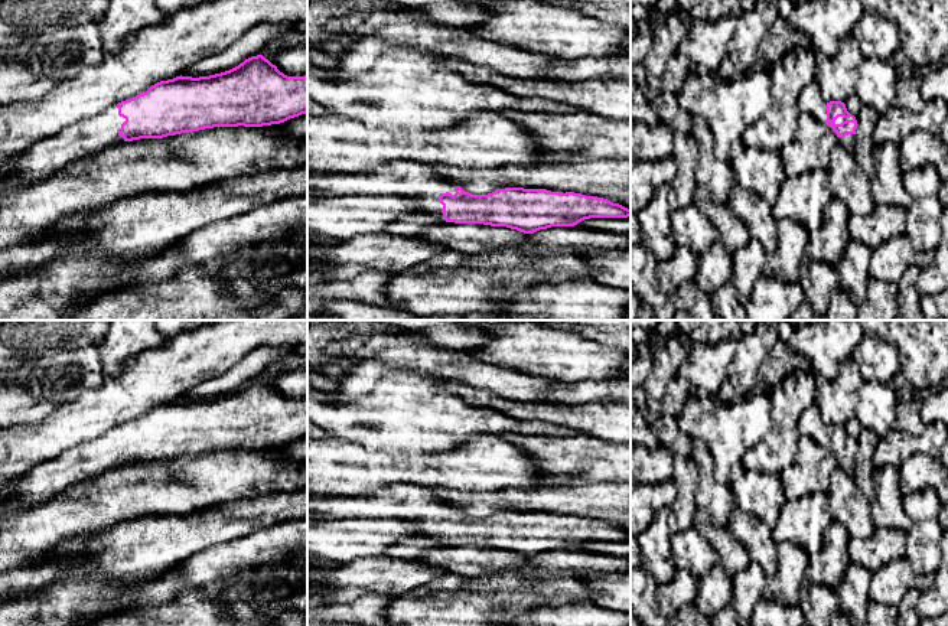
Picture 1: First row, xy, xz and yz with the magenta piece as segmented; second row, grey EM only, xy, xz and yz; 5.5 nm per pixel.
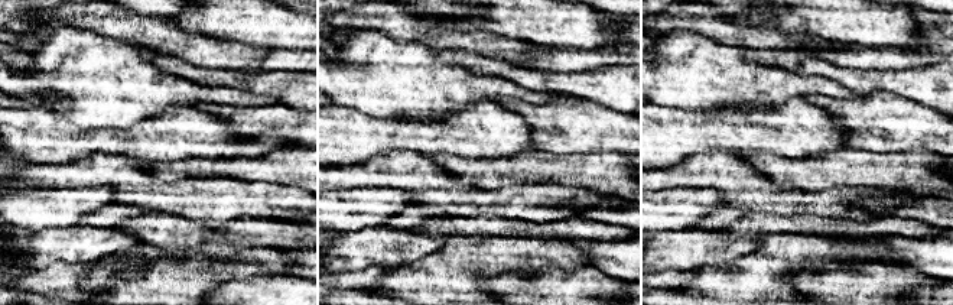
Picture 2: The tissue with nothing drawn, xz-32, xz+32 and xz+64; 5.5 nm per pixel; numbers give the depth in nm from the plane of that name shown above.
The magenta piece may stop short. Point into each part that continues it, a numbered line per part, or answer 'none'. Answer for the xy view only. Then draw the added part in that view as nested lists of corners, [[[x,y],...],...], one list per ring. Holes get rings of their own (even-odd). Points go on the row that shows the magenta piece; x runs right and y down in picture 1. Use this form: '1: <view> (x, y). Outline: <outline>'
1: xy (87, 137). Outline: [[[117,105],[101,114],[66,125],[33,143],[26,150],[0,160],[10,170],[0,175],[0,188],[10,190],[20,183],[33,183],[49,177],[53,172],[87,159],[101,149],[124,141],[118,136],[126,118],[118,115]]]

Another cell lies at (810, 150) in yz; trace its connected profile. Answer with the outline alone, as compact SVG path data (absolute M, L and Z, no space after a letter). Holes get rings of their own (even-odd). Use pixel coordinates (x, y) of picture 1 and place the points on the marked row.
M801 113L794 140L779 151L786 177L827 170L831 149L837 143L838 137L830 125L817 121L808 113Z

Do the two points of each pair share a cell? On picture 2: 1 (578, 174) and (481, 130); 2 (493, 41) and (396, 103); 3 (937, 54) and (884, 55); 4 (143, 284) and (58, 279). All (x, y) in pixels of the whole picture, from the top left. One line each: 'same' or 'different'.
1: different
2: different
3: same
4: different

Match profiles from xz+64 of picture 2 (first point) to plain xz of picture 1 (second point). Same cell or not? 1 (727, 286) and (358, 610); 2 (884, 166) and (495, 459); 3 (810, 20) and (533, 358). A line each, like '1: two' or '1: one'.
1: two
2: two
3: one

